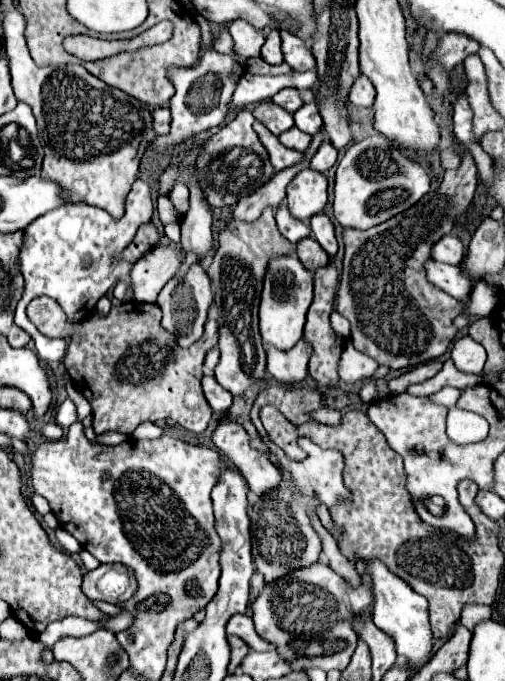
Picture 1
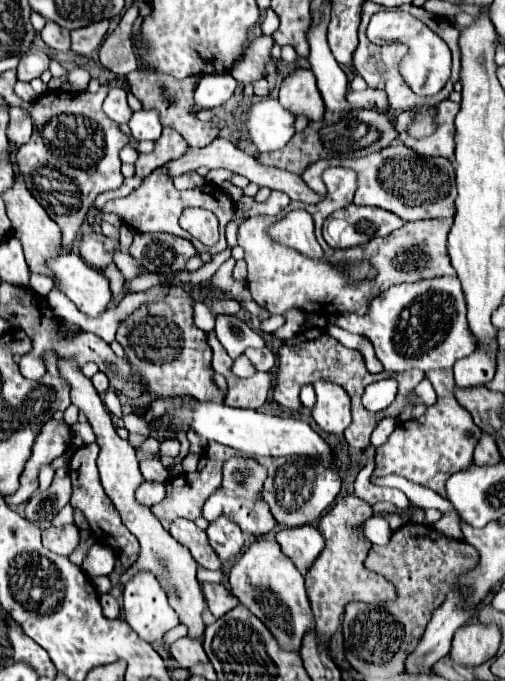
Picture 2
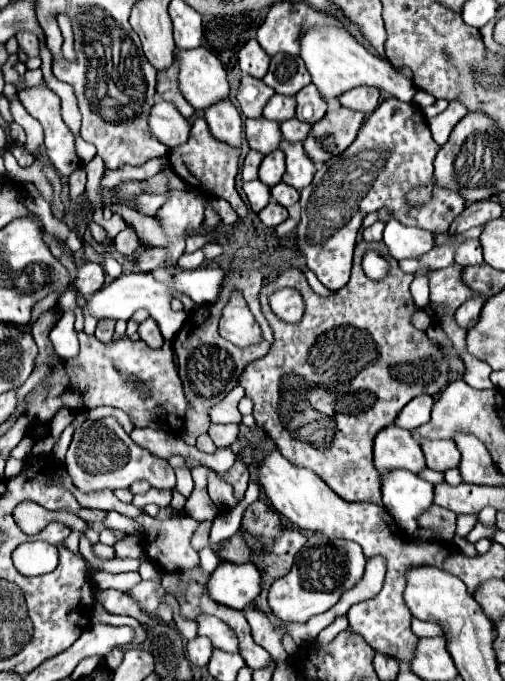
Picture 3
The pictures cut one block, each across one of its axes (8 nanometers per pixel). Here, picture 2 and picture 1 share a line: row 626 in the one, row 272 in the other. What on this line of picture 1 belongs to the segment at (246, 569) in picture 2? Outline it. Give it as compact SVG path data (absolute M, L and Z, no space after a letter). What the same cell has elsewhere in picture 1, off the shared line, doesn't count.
M296 252L270 262L260 298L260 334L266 346L290 350L302 338L306 312L312 302L312 288L312 272L300 264Z

